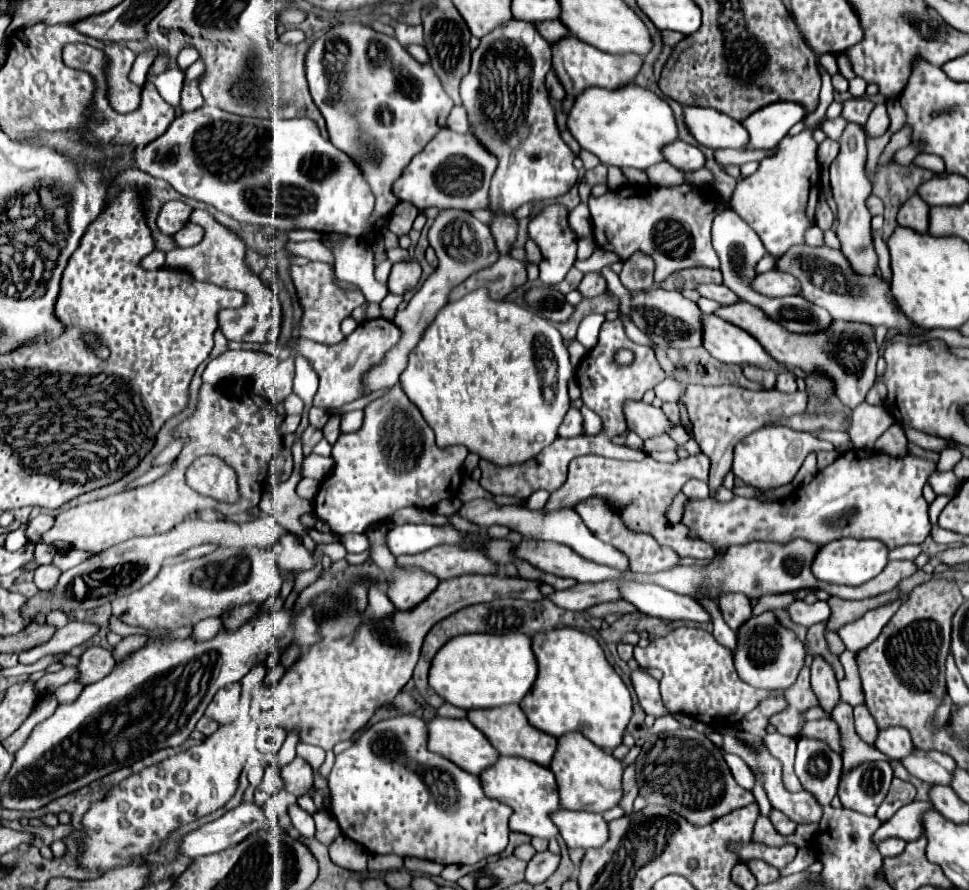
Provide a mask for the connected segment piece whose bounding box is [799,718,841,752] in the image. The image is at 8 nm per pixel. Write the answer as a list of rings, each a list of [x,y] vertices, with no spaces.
[[[821,718],[821,720],[811,720],[807,724],[803,724],[799,738],[813,738],[813,740],[821,740],[825,742],[831,750],[839,752],[841,744],[839,744],[839,736],[837,736],[837,724],[831,718]]]

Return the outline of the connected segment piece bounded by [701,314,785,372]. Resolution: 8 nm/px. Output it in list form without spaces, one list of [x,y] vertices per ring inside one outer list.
[[[705,314],[701,326],[703,326],[703,348],[713,358],[717,358],[719,362],[725,362],[725,364],[757,364],[759,368],[785,372],[785,368],[781,364],[777,364],[773,358],[769,358],[769,354],[765,354],[765,348],[761,348],[761,344],[749,332],[741,330],[739,326],[725,322],[715,314]]]

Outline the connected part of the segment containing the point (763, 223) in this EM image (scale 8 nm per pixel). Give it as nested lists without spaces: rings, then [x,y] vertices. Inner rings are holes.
[[[803,130],[799,136],[785,136],[777,144],[777,152],[759,162],[759,168],[749,178],[741,180],[727,202],[761,238],[765,250],[771,256],[785,254],[795,244],[805,244],[803,234],[815,224],[815,206],[819,196],[819,162],[817,144],[811,138],[811,130]]]

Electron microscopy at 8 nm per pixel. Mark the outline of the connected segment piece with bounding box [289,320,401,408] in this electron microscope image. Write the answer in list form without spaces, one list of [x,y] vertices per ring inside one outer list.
[[[365,320],[357,326],[357,330],[353,334],[349,334],[343,342],[339,342],[335,346],[297,338],[289,344],[289,348],[295,348],[299,356],[305,356],[319,376],[319,390],[313,400],[313,402],[317,402],[317,408],[339,408],[339,406],[349,404],[359,398],[359,384],[361,384],[363,372],[367,372],[371,366],[375,366],[385,356],[385,352],[397,344],[399,338],[401,338],[401,332],[393,322]]]

